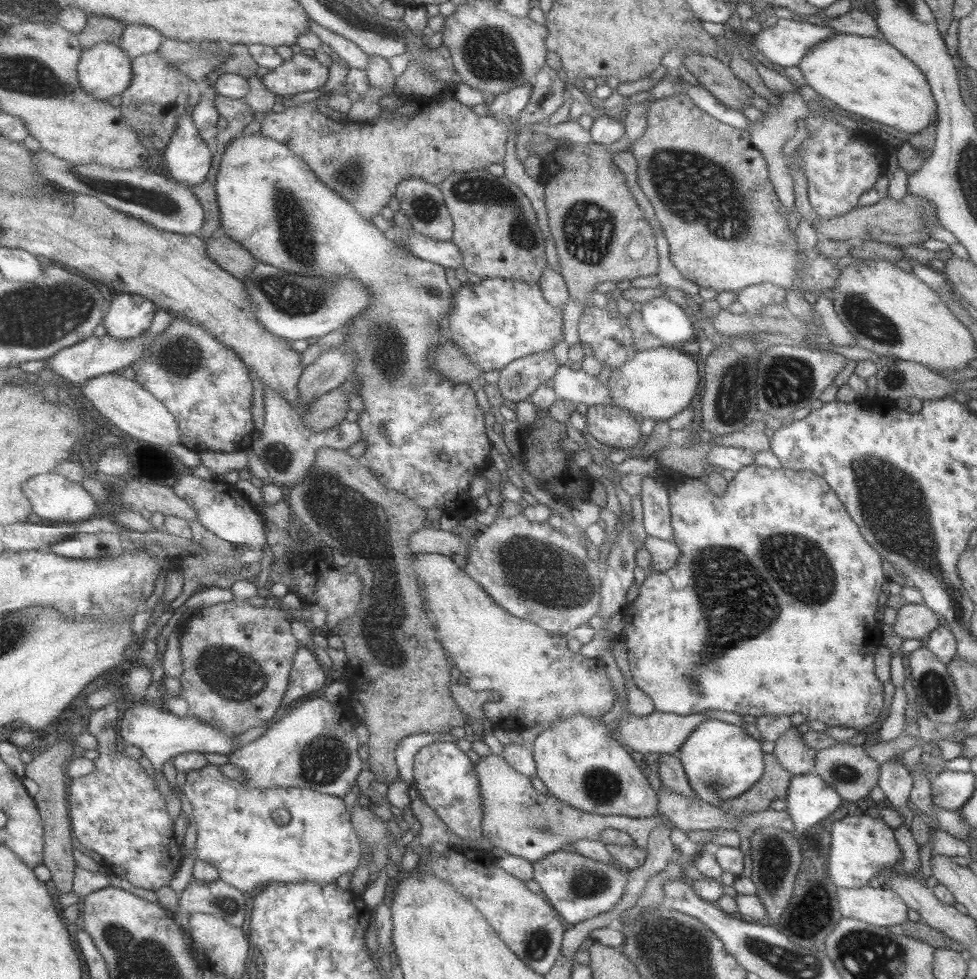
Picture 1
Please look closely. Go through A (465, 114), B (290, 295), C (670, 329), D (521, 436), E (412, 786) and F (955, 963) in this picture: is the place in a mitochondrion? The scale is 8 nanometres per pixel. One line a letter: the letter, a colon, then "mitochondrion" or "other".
A: other
B: mitochondrion
C: other
D: other
E: other
F: other

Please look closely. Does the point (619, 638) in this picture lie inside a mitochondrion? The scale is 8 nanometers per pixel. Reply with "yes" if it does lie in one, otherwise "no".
no

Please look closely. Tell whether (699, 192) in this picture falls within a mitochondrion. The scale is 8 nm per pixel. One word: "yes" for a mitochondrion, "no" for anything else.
yes

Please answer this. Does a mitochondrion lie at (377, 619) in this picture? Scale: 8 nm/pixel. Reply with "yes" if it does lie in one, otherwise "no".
yes

